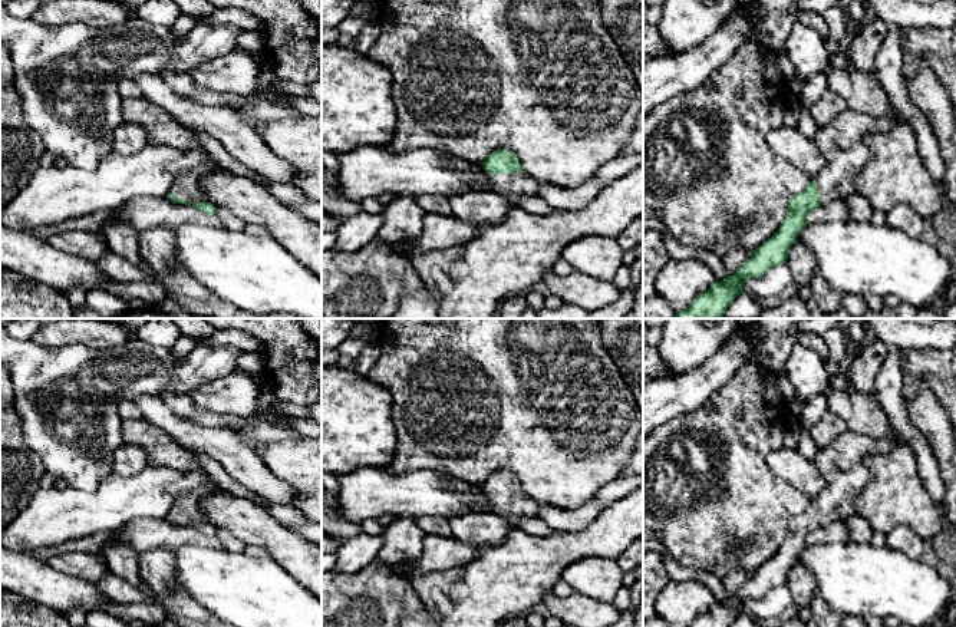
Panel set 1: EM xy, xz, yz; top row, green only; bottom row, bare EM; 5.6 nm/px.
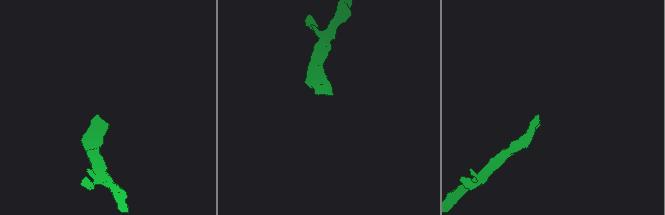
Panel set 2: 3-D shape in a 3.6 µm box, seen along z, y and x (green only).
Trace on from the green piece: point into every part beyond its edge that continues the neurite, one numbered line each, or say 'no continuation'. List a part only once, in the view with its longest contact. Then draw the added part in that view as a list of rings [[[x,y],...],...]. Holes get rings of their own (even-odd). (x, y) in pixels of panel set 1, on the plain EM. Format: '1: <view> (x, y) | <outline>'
1: xy (187, 507) | [[[204,484],[197,489],[178,495],[169,515],[174,515],[179,521],[187,521],[191,527],[210,524],[201,511],[201,499],[215,491],[218,491],[215,486]]]

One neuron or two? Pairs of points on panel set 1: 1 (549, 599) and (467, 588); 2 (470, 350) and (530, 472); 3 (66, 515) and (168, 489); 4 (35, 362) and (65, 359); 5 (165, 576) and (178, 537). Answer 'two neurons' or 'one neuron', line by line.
1: two neurons
2: one neuron
3: one neuron
4: one neuron
5: two neurons

